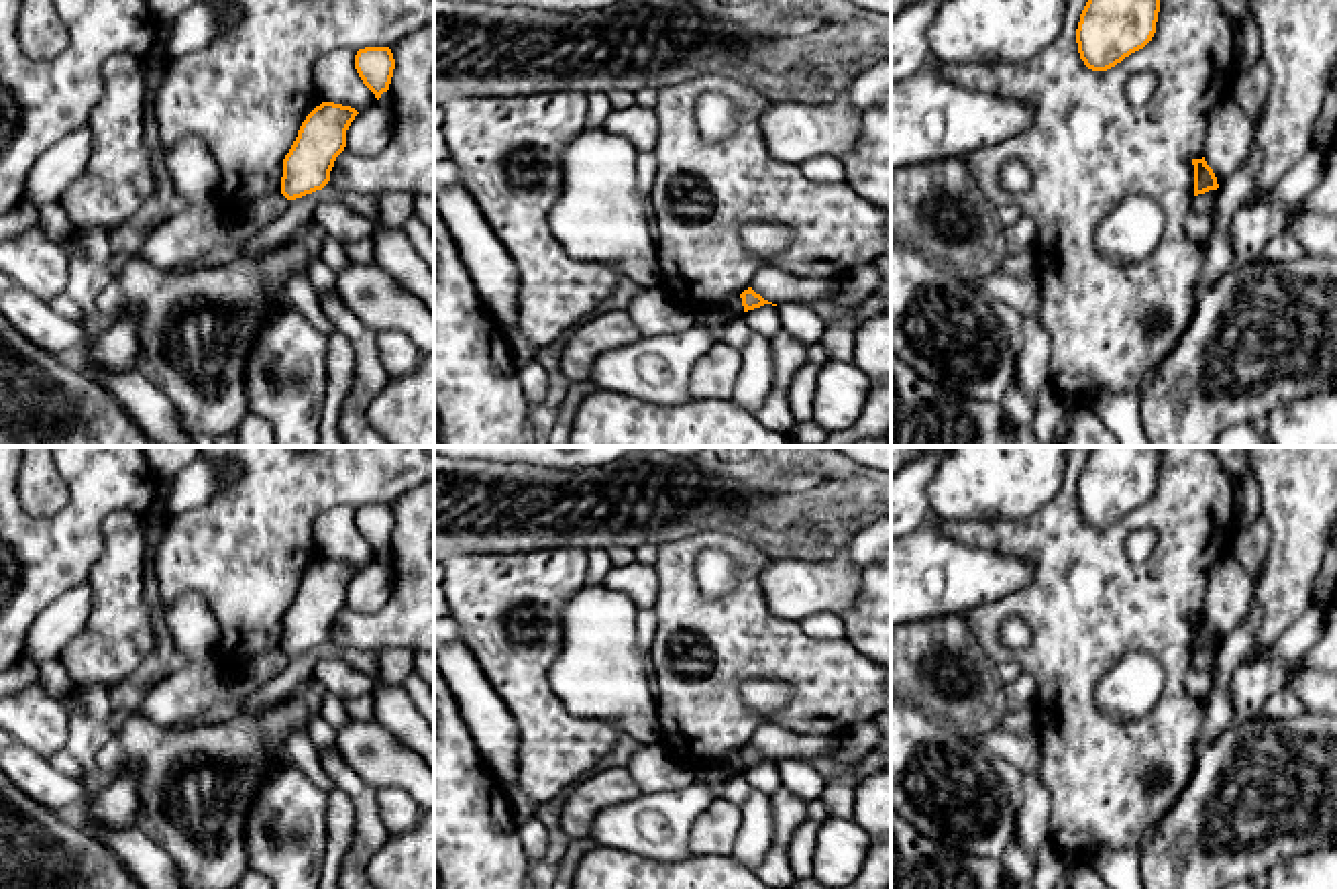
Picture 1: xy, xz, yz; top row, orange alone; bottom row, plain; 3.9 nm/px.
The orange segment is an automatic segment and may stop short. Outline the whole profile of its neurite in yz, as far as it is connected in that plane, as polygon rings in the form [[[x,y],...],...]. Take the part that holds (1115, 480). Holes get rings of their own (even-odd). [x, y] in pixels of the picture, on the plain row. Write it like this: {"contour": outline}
{"contour": [[[1090,447],[1076,485],[1080,516],[1092,528],[1115,524],[1152,498],[1158,469],[1158,447]]]}

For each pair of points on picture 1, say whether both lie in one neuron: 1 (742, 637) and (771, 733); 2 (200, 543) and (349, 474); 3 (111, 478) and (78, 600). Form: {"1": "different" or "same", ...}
{"1": "different", "2": "same", "3": "different"}

